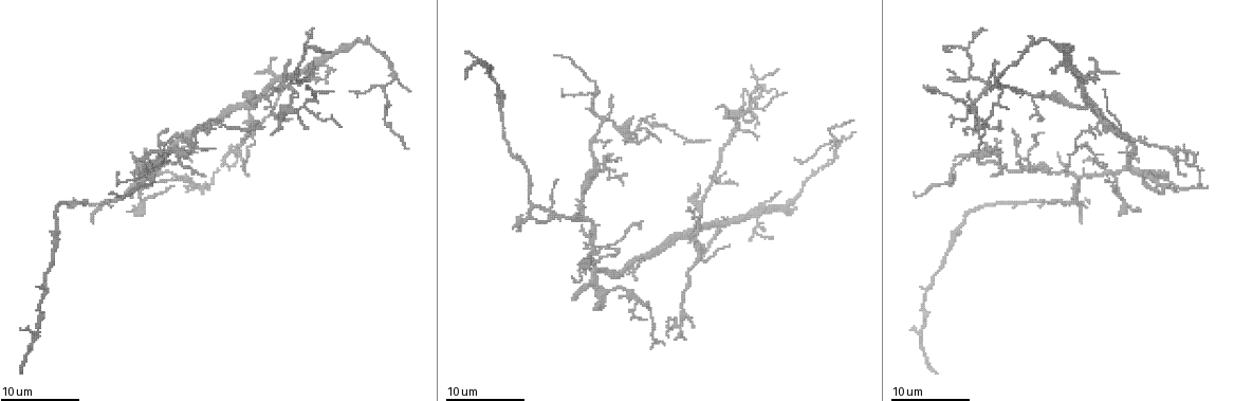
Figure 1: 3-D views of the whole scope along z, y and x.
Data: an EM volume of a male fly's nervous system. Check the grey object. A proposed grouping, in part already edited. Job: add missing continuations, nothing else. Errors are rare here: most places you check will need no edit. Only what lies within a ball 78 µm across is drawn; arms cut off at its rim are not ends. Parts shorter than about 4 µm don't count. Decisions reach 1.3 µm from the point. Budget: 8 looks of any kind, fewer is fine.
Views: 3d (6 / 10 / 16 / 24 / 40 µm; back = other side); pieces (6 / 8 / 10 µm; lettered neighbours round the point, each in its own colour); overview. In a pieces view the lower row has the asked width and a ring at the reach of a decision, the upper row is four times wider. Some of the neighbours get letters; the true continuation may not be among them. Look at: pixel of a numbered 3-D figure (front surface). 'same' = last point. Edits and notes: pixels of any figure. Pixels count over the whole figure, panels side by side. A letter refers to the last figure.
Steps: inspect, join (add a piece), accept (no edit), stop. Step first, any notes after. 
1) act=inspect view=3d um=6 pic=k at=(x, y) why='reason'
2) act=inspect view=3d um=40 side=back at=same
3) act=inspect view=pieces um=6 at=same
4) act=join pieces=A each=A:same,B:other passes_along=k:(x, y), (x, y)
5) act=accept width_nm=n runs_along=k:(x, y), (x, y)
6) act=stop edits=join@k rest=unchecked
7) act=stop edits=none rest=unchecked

act=inspect view=pieces um=10 pic=1 at=(408, 147) why='long arm stops here'

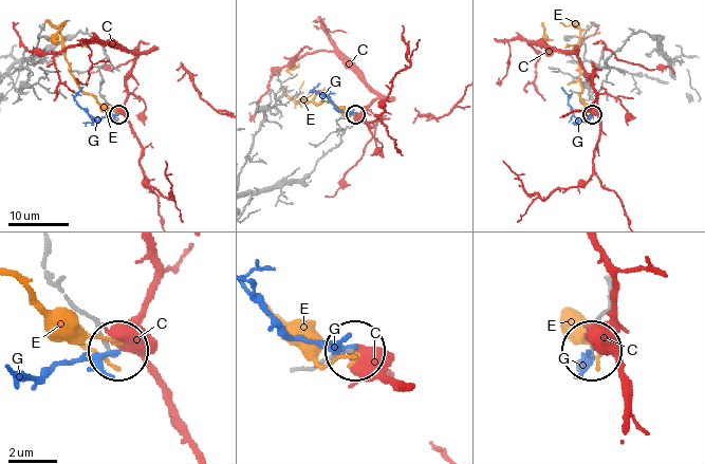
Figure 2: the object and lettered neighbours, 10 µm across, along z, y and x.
act=accept width_nm=140 each=C:other,E:other,G:other runs_along=2:(45, 251), (52, 281), (116, 354) found='no lettered piece goes on from it'

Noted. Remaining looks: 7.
act=inspect view=pieces um=8 pic=1 at=(752, 65) why='an open end'

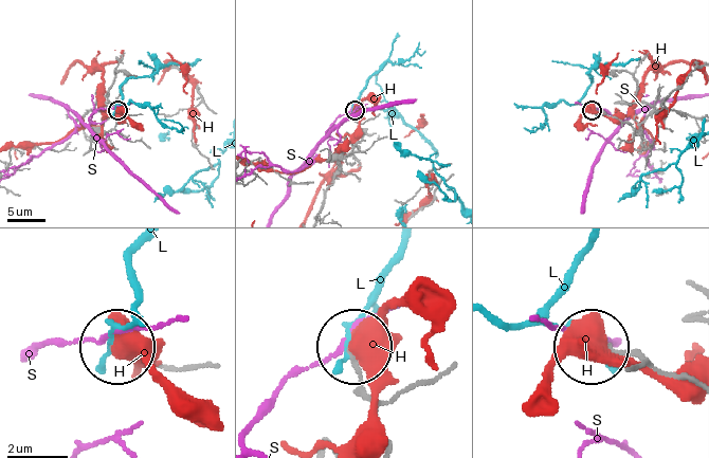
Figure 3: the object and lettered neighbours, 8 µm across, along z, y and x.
act=accept each=H:other,L:other,S:other found='none of them fits'

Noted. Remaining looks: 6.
act=inspect view=pieces um=10 pic=1 at=(651, 117) why='branch stops here'

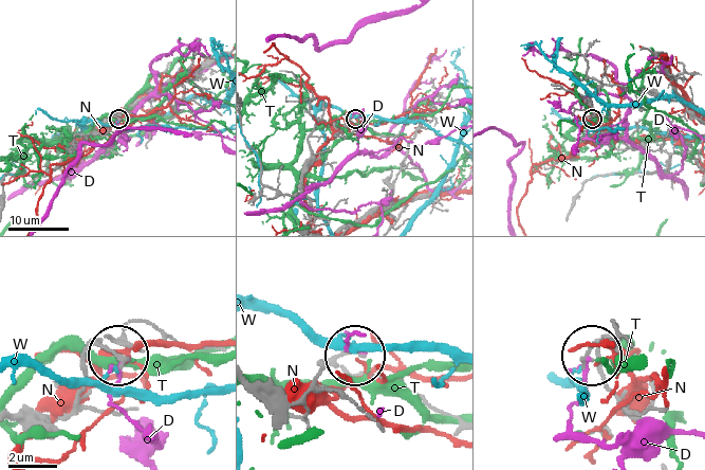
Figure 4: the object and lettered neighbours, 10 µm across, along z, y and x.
act=accept each=D:other,N:other,T:other,W:other found='no lettered piece goes on from it'

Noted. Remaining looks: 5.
act=inspect view=pieces um=10 pic=1 at=(956, 160) why='an open end'

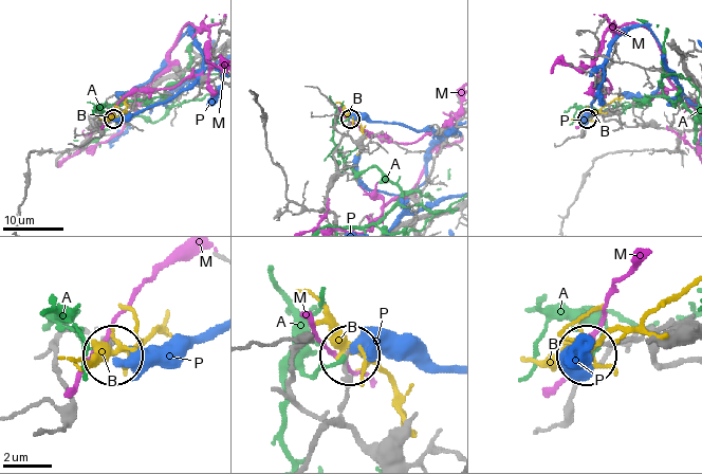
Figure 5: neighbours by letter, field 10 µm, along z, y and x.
act=accept width_nm=110 each=A:other,B:other,M:other,P:other runs_along=5:(308, 455), (317, 431), (339, 413), (348, 388), (348, 352) found='none of them fits'

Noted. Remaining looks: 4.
act=stop edits=none rest=unchecked

